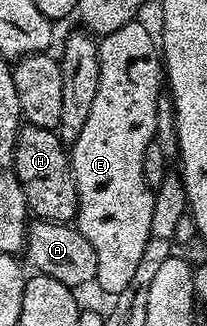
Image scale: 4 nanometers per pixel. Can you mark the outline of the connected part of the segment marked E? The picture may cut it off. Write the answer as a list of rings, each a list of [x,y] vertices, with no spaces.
[[[135,19],[124,23],[116,31],[98,41],[100,67],[100,88],[96,91],[96,100],[92,103],[92,112],[84,122],[84,131],[72,142],[69,150],[70,172],[78,192],[78,211],[76,228],[92,243],[98,260],[96,285],[106,293],[117,295],[132,283],[136,267],[140,264],[140,255],[148,243],[152,231],[152,207],[155,190],[144,179],[144,159],[146,148],[154,141],[156,132],[156,107],[160,96],[158,84],[164,81],[164,66],[160,60],[160,45],[154,37]]]

